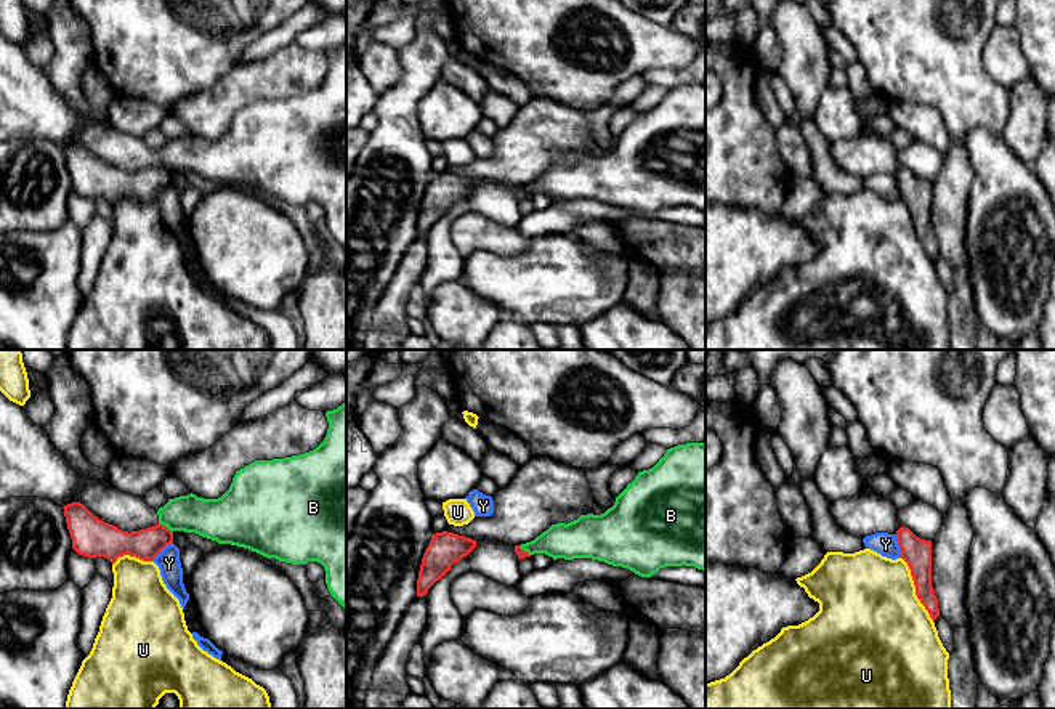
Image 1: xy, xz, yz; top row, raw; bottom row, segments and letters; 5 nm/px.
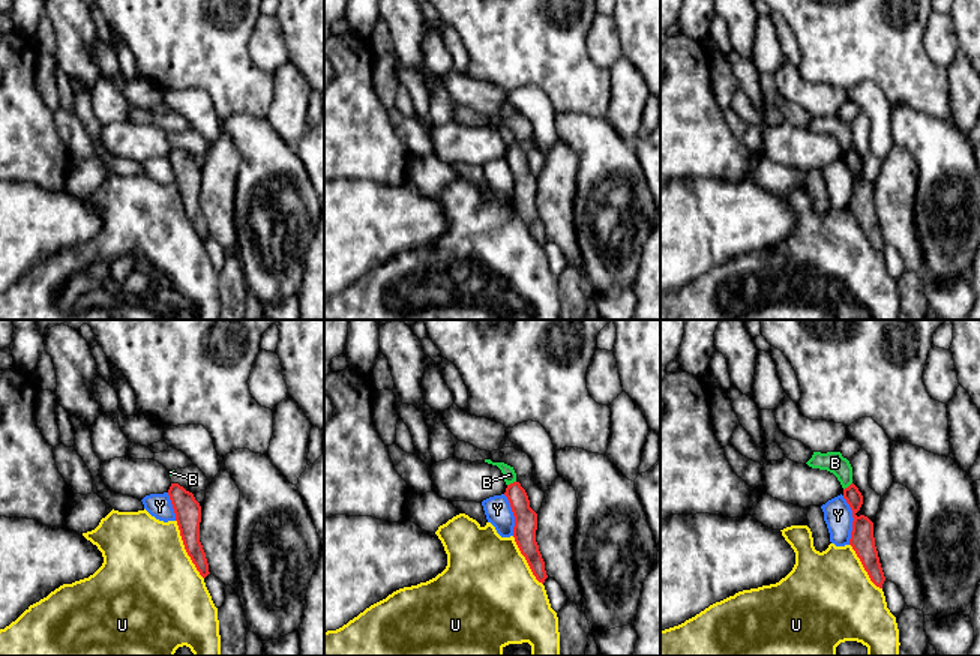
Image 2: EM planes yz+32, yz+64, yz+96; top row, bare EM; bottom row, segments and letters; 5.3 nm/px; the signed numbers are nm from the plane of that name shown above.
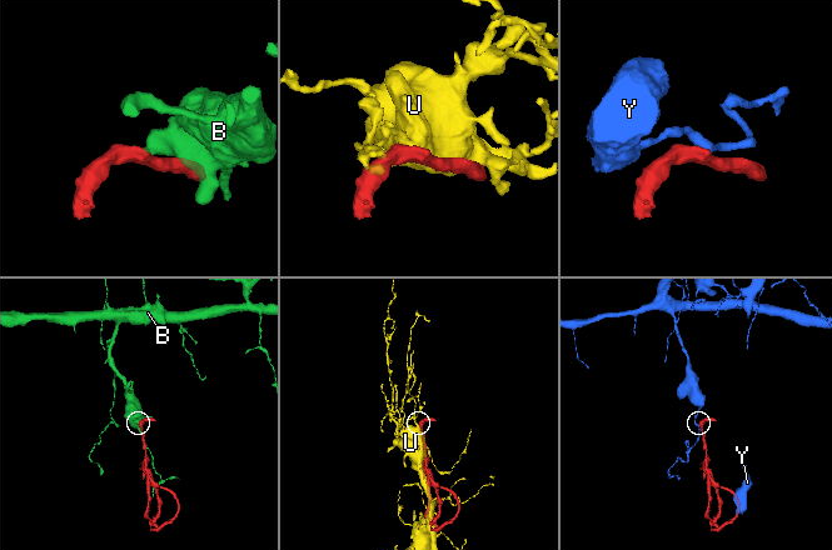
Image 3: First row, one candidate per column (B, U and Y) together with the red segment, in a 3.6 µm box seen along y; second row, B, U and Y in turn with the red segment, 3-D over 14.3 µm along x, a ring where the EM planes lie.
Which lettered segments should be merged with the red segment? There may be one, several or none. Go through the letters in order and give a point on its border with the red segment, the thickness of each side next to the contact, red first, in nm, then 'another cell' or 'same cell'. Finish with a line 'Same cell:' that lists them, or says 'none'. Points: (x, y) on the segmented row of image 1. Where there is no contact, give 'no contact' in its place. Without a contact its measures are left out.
B: xy (165, 526) | 160/200 nm | another cell
U: yz (916, 589) | 150/480 nm | another cell
Y: yz (898, 544) | 150/120 nm | another cell
Same cell: none

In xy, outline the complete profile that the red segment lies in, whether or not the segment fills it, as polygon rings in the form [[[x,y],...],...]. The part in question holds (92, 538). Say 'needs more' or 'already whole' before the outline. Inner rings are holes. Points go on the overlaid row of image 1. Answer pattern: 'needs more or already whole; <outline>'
already whole; [[[80,502],[67,504],[63,508],[72,549],[88,558],[104,557],[112,565],[123,555],[154,561],[167,545],[173,544],[173,531],[160,523],[128,533],[104,523]]]

